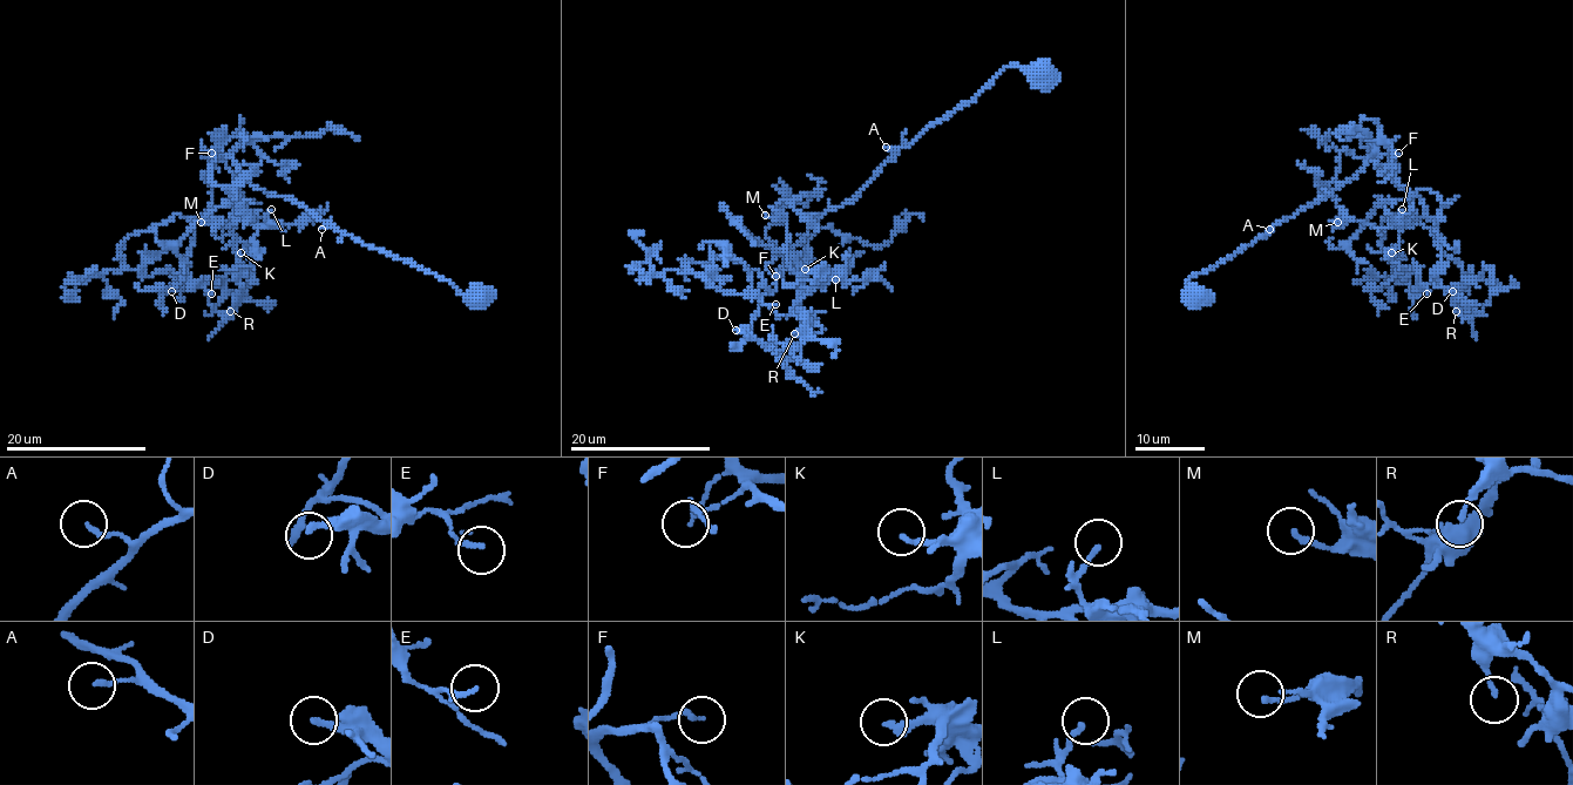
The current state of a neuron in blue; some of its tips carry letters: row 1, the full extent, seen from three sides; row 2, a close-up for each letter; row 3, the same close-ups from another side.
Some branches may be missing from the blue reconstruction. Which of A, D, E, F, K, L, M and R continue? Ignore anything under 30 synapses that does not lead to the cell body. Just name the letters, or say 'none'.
none

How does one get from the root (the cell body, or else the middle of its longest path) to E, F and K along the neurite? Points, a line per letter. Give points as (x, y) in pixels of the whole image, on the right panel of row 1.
E: (1195, 295), (1193, 276), (1351, 180), (1381, 134), (1375, 162), (1414, 211), (1385, 215), (1381, 246), (1426, 293)
F: (1195, 295), (1193, 276), (1351, 180), (1381, 134), (1388, 155), (1398, 153)
K: (1195, 295), (1193, 276), (1351, 180), (1381, 134), (1395, 177), (1424, 205), (1391, 252)

